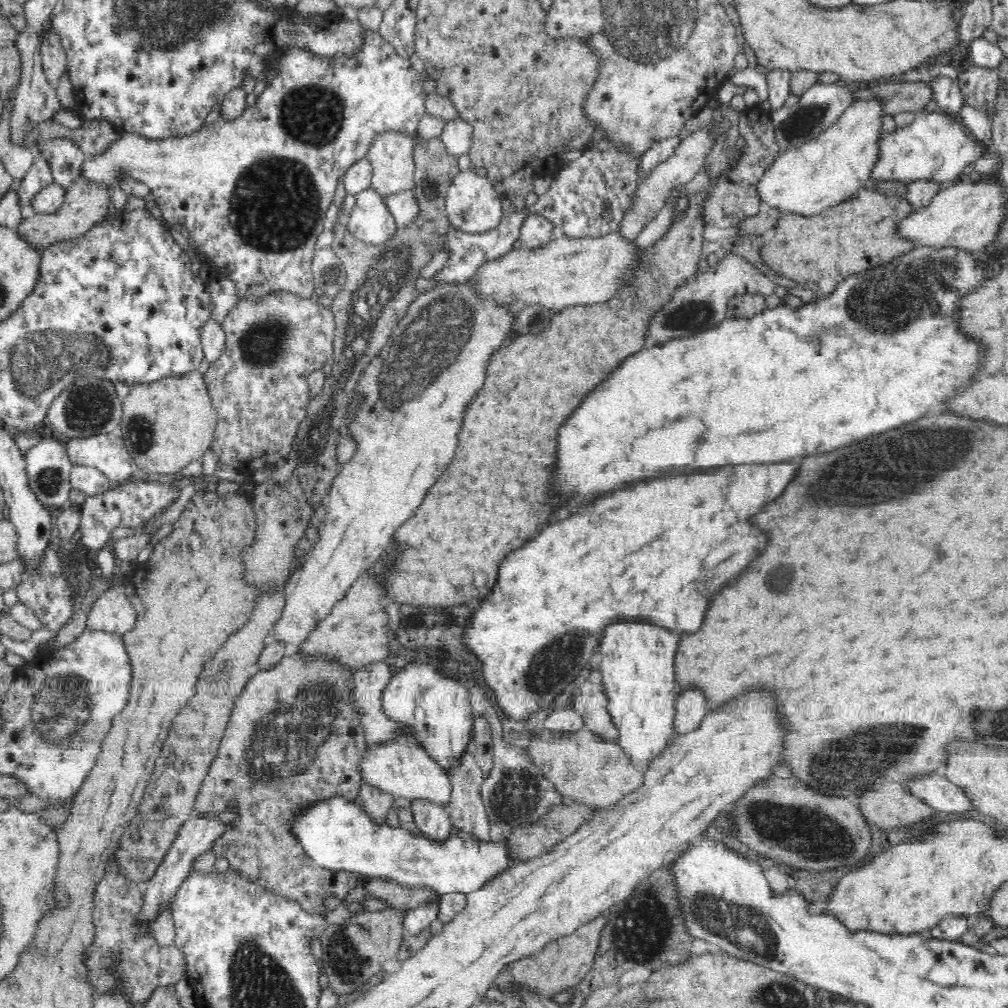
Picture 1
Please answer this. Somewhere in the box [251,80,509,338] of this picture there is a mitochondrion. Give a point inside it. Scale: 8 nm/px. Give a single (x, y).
(314, 114)

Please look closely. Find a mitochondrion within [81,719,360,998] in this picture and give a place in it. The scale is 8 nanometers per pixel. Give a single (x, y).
(103, 973)

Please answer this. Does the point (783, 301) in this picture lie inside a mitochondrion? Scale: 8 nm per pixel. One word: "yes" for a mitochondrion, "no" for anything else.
no

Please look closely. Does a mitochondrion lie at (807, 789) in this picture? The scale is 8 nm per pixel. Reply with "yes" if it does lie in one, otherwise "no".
yes

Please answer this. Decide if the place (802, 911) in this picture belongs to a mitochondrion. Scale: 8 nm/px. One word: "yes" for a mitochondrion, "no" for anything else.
no

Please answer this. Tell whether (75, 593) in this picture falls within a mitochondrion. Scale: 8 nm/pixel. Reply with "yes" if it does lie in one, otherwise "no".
no

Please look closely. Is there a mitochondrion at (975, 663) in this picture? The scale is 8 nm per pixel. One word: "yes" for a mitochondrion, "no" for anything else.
no

